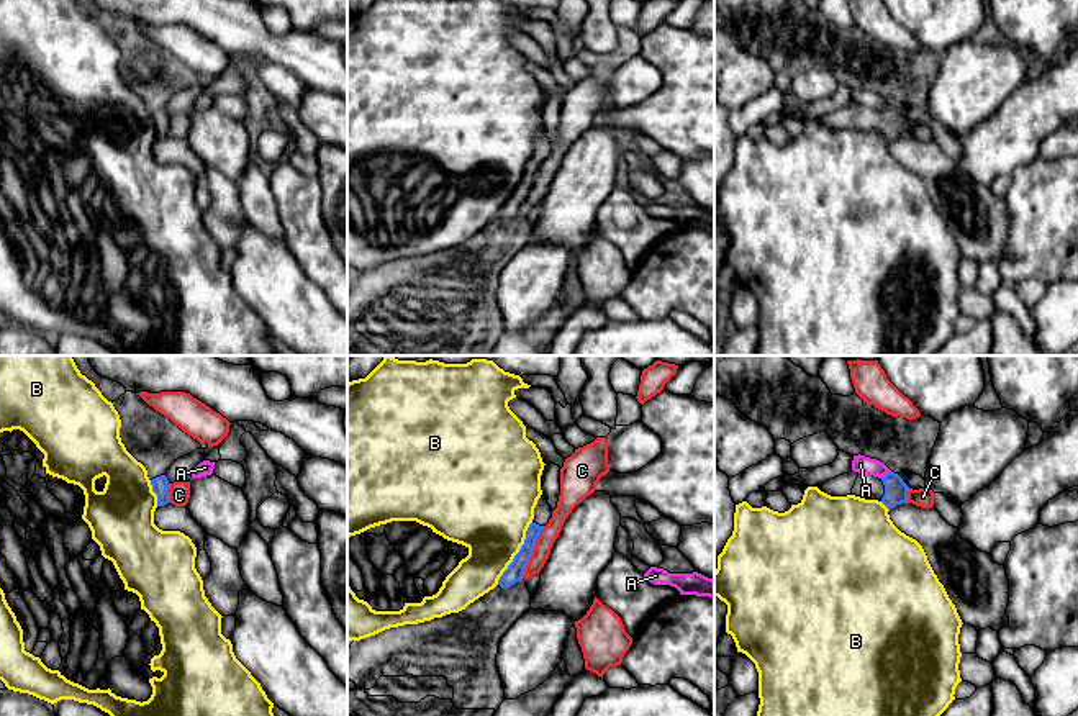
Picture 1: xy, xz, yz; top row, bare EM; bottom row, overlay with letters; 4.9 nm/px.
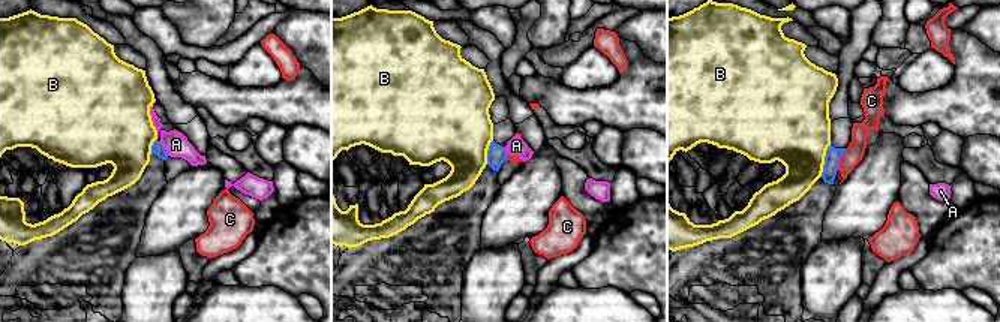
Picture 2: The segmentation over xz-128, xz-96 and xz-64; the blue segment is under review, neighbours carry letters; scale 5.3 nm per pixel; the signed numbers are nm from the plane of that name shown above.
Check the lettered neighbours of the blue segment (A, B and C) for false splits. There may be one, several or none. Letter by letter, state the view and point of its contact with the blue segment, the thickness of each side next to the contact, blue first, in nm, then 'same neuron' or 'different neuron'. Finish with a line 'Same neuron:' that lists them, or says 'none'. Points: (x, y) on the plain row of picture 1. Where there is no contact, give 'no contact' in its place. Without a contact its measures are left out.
A: meets blue in yz at (887, 107); 110 nm thick on the blue side, 90 nm on the other; different neuron
B: meets blue in xz at (518, 185); 90 nm thick on the blue side, 400 nm on the other; different neuron
C: meets blue in xz at (531, 185); 90 nm thick on the blue side, 90 nm on the other; different neuron
Same neuron: none

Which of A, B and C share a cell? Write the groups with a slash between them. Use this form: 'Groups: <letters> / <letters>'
Groups: A / B / C

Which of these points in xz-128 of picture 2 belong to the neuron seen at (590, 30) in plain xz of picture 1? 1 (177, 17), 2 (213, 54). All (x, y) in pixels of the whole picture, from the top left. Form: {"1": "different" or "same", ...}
{"1": "same", "2": "different"}

